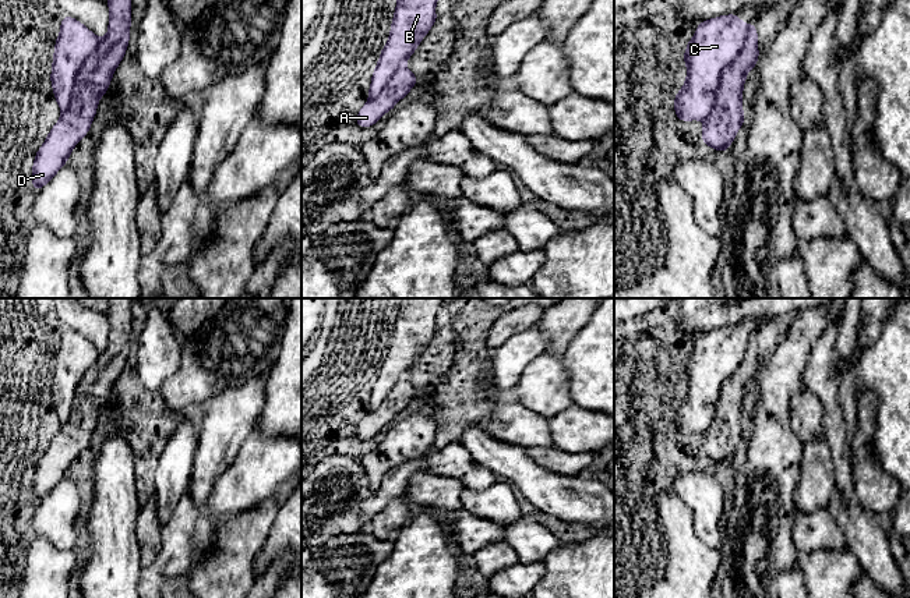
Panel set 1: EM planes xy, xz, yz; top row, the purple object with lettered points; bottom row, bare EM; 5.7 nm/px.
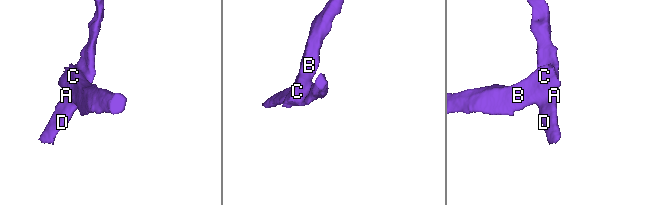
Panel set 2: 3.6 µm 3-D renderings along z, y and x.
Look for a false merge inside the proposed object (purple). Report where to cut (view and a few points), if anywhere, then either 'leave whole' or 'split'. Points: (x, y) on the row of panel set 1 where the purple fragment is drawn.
yz (750, 25), (743, 49), (722, 75), (715, 105), (702, 119) | split

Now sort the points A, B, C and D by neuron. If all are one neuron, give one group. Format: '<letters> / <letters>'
A D / B C

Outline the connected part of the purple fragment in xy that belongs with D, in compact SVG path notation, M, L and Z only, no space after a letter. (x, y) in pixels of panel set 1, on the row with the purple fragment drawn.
M107 0L107 35L82 64L73 88L70 109L49 131L32 164L32 188L39 191L68 162L74 146L88 134L117 66L121 63L131 26L131 0Z

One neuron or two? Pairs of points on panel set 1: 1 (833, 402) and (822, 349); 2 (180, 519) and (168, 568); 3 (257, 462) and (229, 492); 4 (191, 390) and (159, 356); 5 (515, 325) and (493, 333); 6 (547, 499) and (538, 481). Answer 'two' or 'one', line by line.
1: one
2: one
3: one
4: one
5: one
6: one

